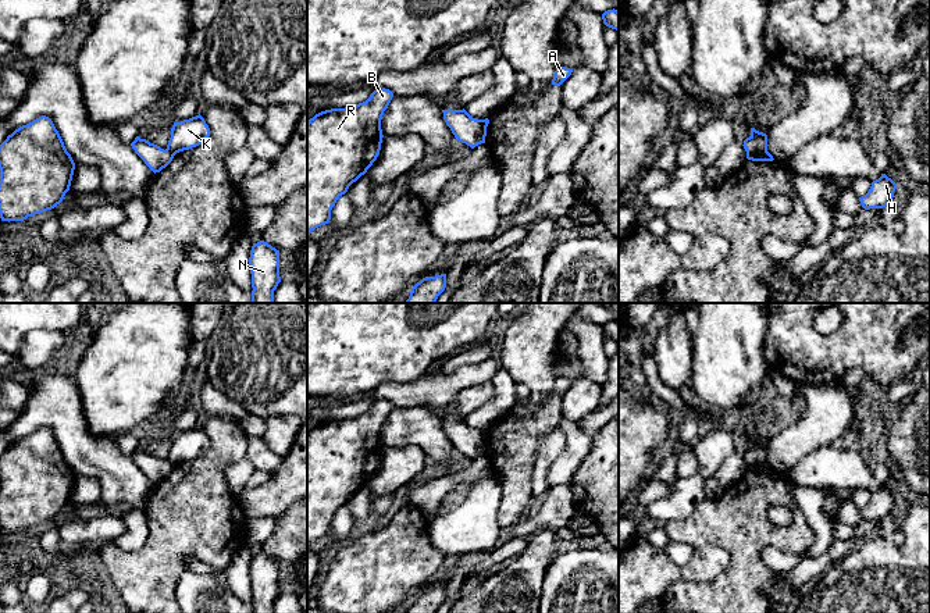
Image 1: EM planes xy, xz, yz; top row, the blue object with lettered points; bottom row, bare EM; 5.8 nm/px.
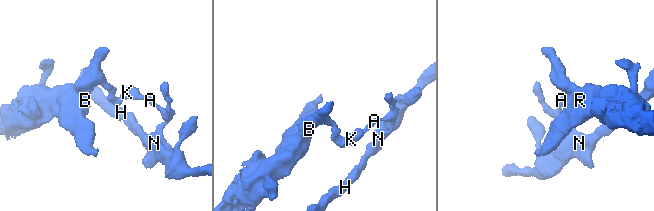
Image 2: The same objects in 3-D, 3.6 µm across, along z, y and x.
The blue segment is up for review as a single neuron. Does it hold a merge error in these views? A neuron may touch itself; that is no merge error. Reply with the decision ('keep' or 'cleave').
cleave

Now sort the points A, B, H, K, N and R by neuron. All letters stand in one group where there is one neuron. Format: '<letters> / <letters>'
A H K N / B R

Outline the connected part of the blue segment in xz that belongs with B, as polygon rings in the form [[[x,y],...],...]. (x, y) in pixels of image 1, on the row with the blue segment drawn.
[[[375,89],[363,103],[325,110],[307,121],[307,235],[329,222],[336,200],[377,160],[384,138],[381,120],[392,97],[389,89]]]

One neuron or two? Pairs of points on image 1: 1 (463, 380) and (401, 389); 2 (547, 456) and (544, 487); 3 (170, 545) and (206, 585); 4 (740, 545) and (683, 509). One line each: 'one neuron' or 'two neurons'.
1: one neuron
2: one neuron
3: two neurons
4: two neurons

